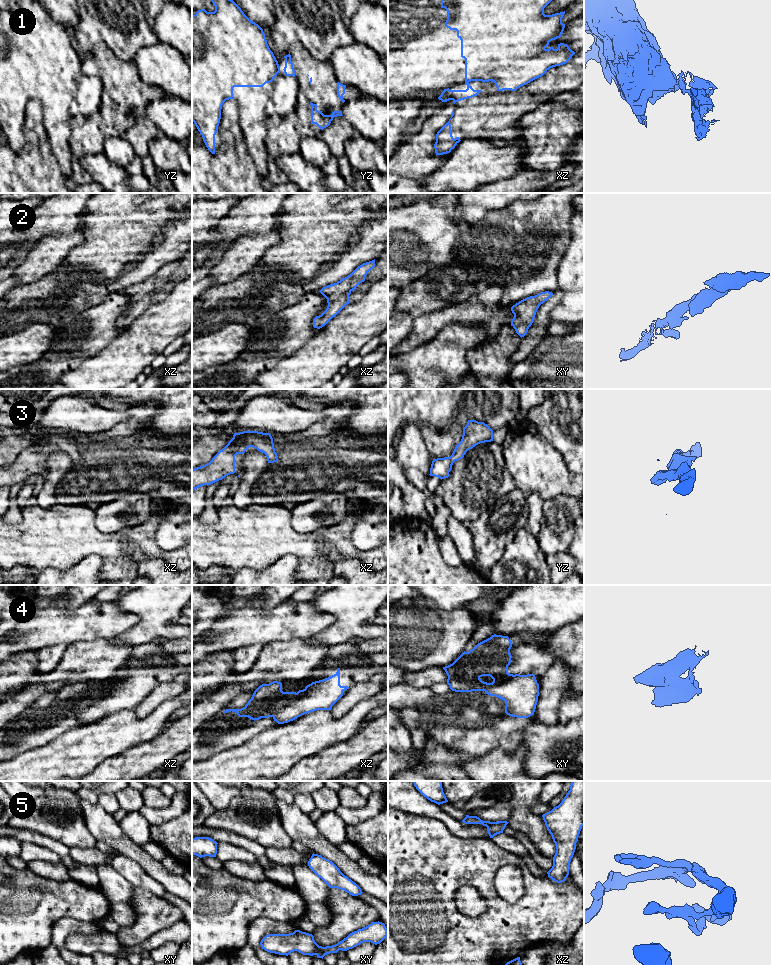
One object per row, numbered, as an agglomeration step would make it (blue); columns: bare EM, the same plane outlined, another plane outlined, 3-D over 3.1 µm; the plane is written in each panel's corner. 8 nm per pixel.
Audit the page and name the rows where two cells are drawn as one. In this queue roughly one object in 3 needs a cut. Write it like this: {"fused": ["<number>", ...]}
{"fused": ["1", "4"]}

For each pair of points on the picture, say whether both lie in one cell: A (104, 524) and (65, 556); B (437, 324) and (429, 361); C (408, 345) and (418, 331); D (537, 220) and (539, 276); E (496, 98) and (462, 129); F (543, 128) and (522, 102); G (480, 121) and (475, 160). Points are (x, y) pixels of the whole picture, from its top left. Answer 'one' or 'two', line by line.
A: two
B: two
C: one
D: one
E: one
F: two
G: two

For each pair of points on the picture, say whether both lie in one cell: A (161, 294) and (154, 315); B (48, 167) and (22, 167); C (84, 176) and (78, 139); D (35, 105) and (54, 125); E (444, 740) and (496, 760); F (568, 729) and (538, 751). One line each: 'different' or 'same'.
A: different
B: same
C: same
D: different
E: different
F: same

